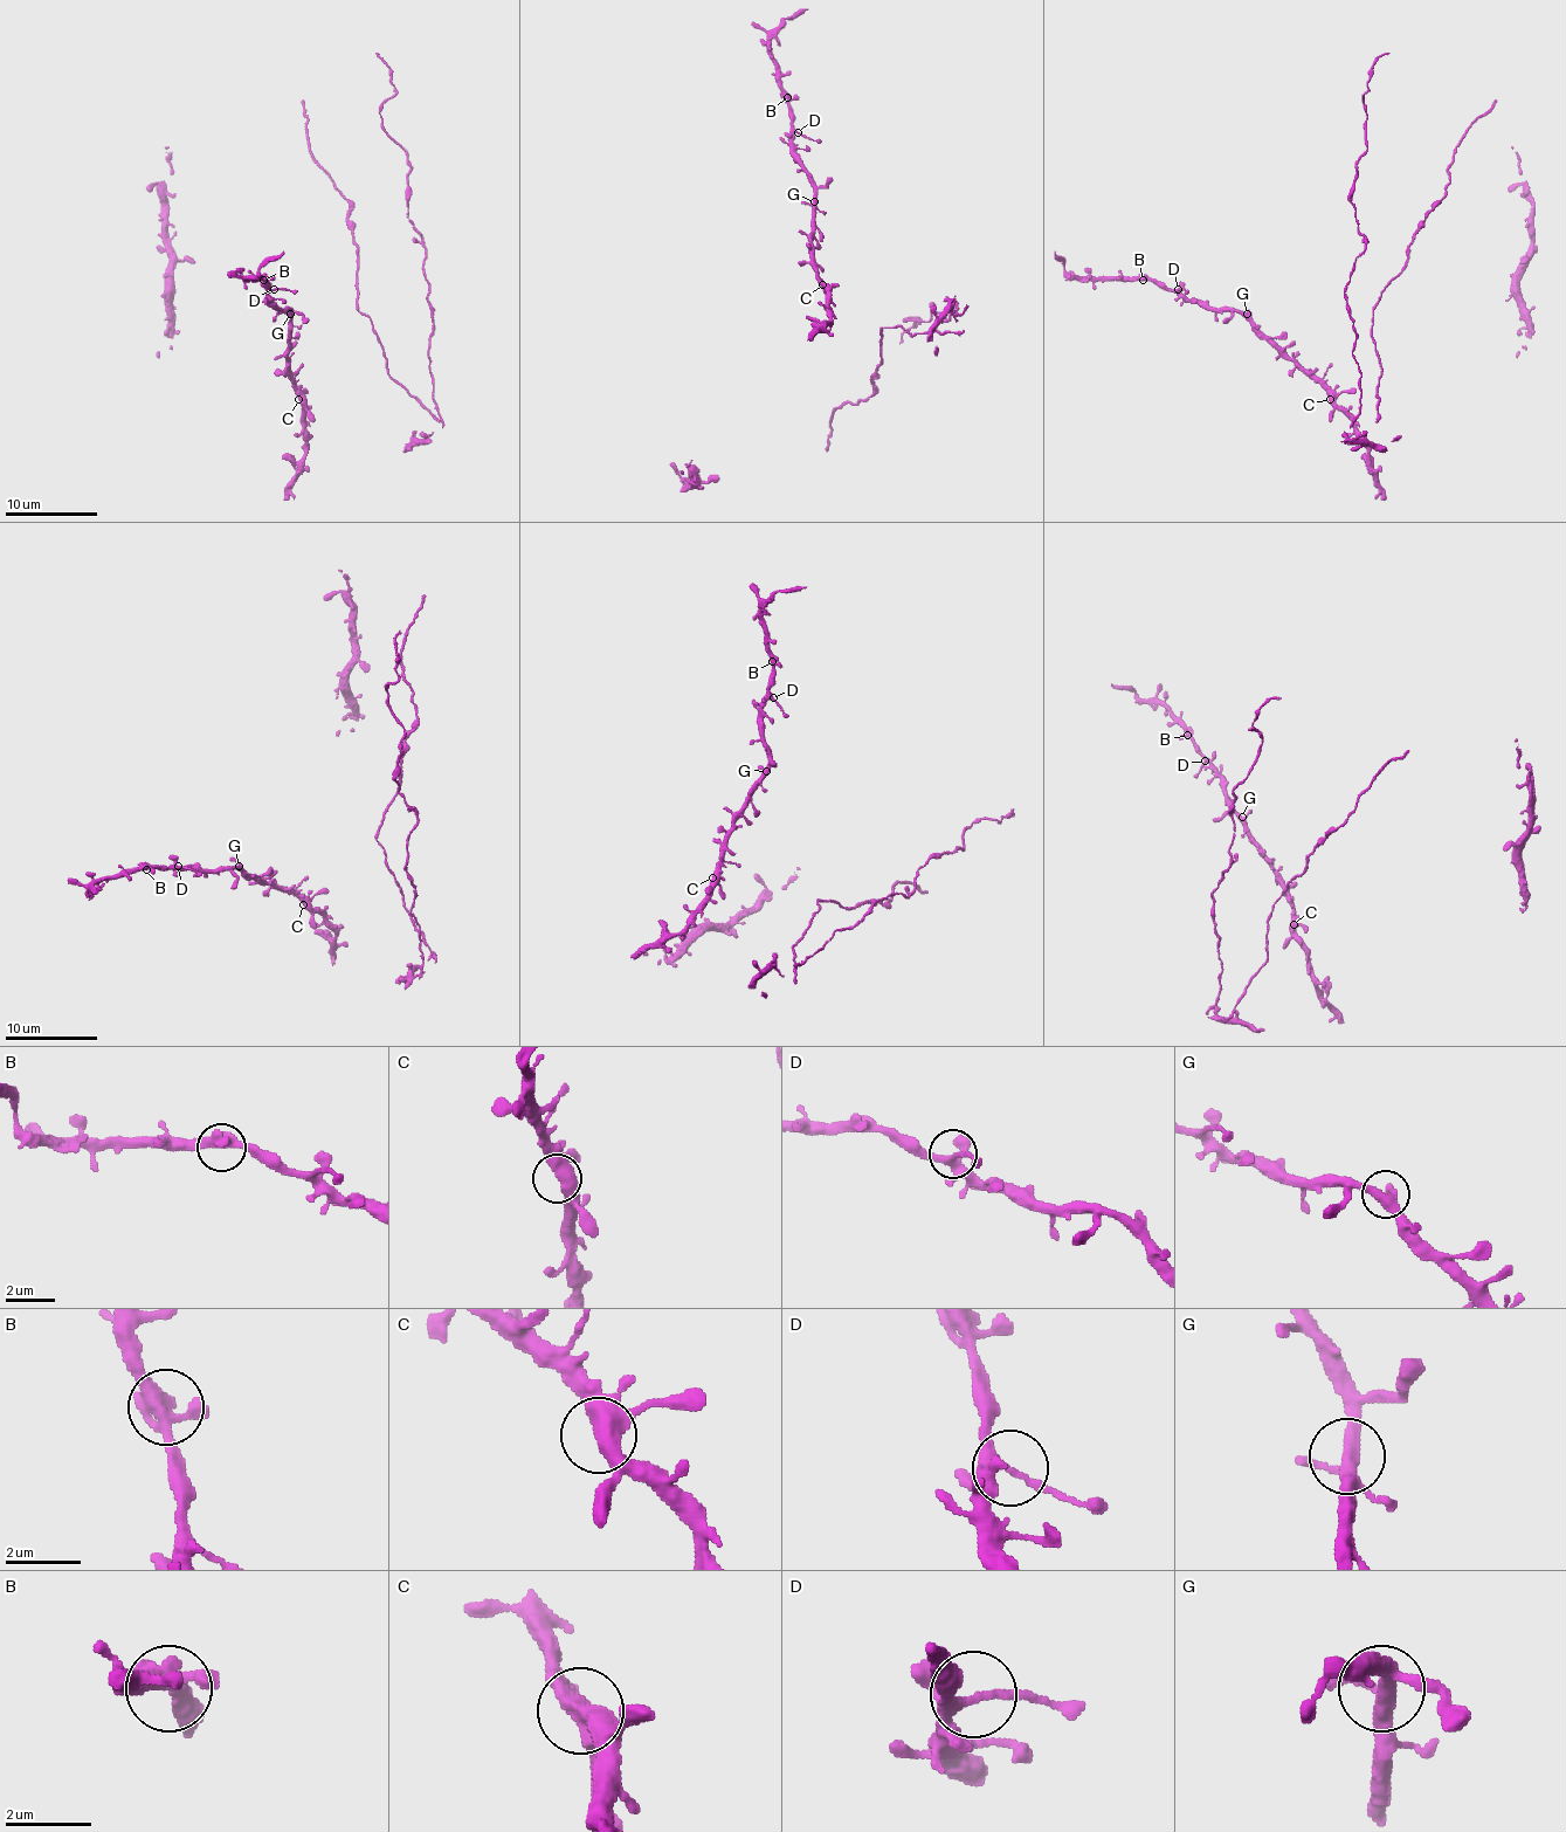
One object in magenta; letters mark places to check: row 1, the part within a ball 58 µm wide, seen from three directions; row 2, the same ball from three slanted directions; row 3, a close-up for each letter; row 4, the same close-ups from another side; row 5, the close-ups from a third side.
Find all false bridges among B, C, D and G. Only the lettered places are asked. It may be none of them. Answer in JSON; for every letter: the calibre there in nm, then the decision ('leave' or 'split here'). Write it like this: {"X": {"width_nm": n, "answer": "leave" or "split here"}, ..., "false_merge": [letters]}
{"B": {"width_nm": 360, "answer": "leave"}, "C": {"width_nm": 440, "answer": "leave"}, "D": {"width_nm": 200, "answer": "leave"}, "G": {"width_nm": 320, "answer": "leave"}, "false_merge": []}

